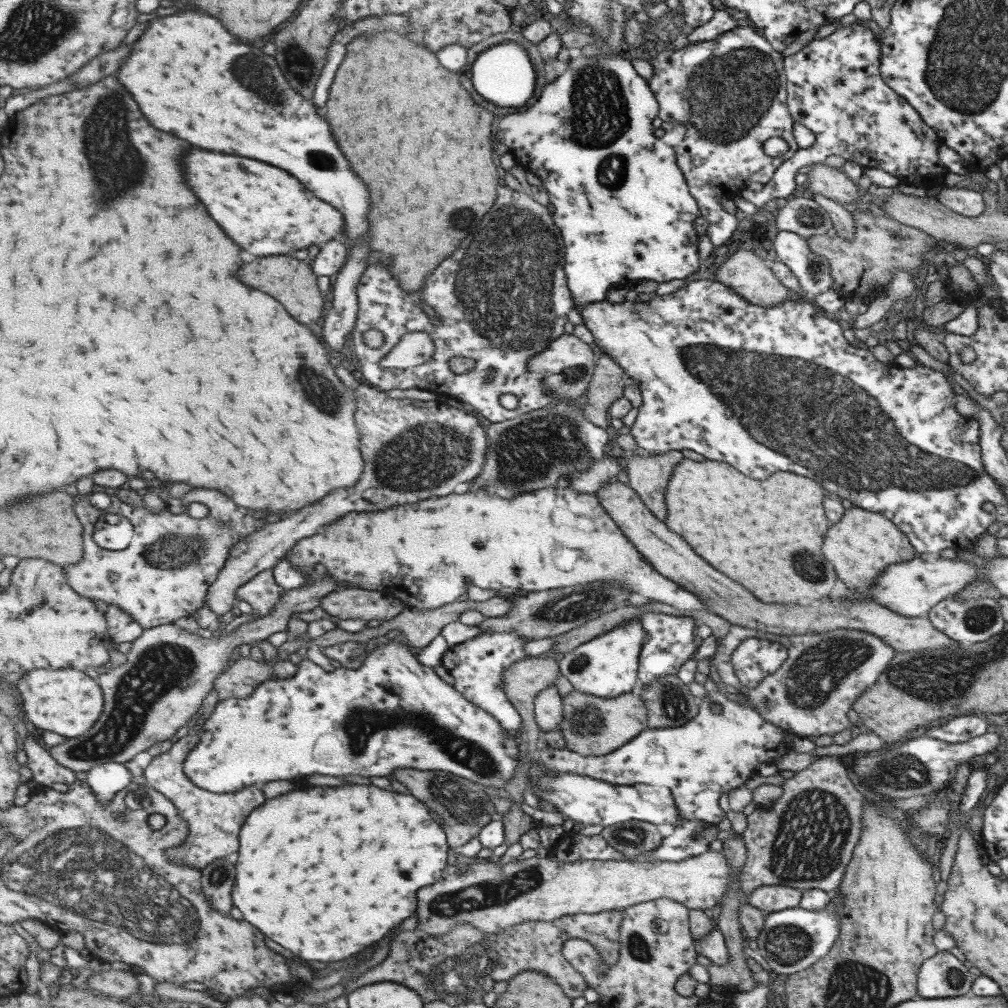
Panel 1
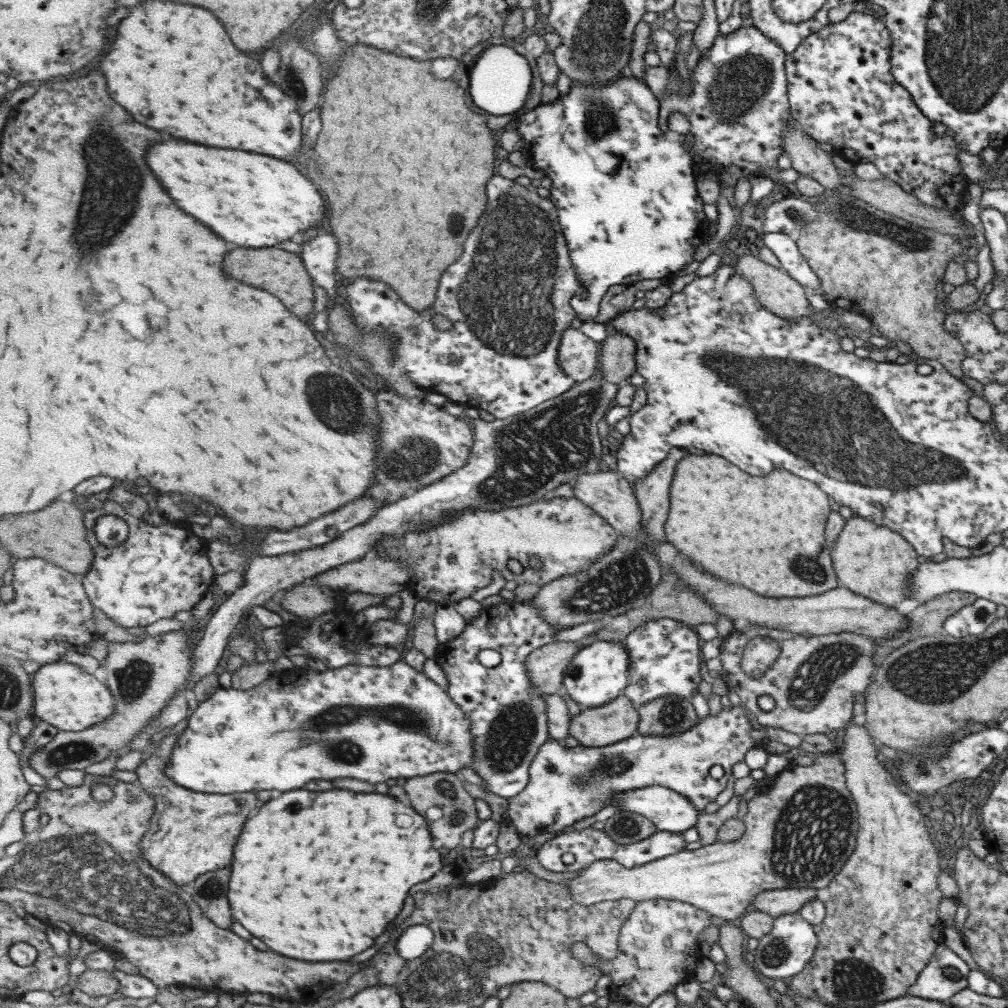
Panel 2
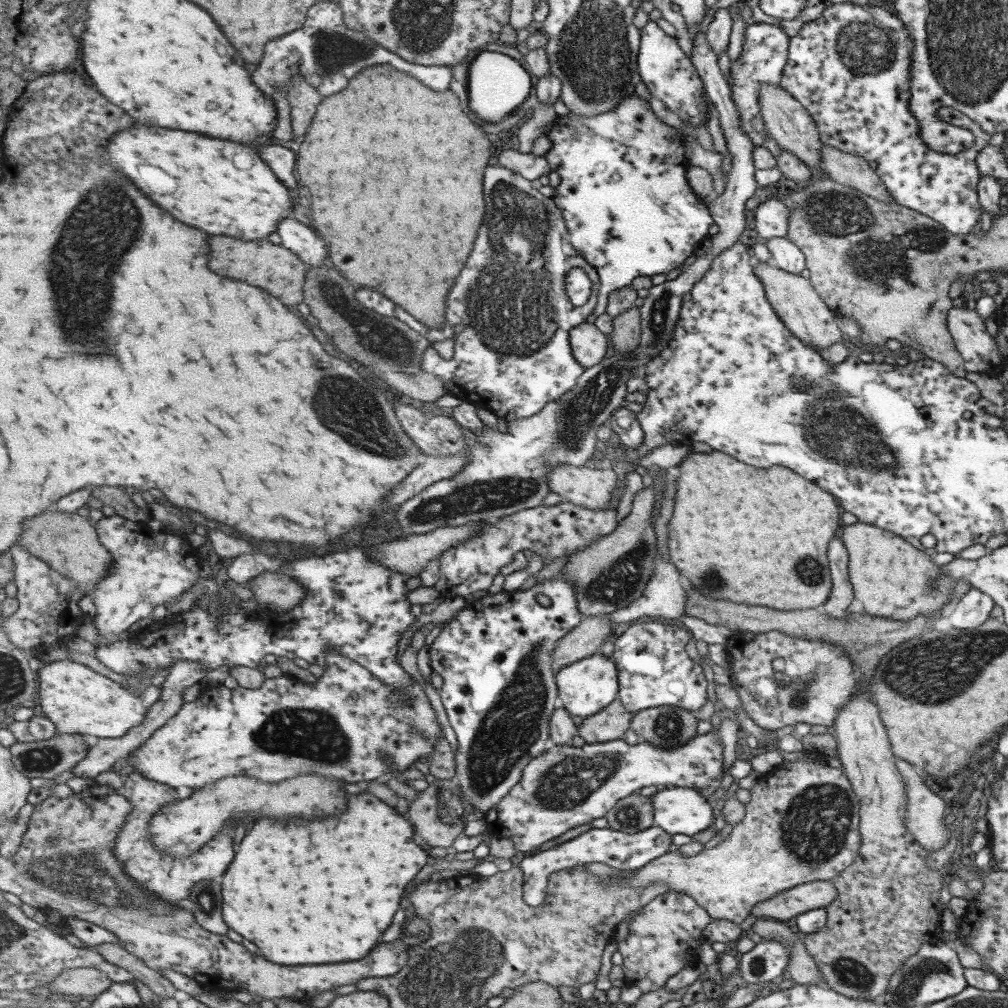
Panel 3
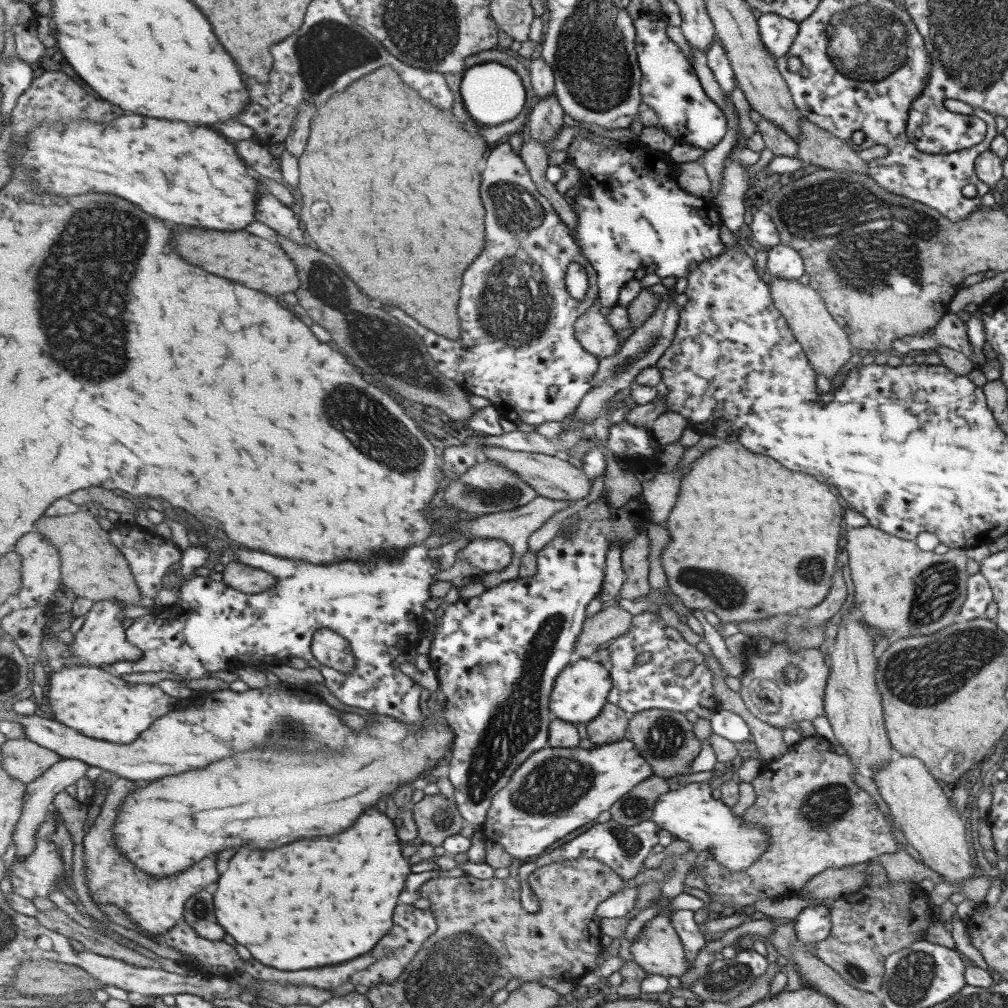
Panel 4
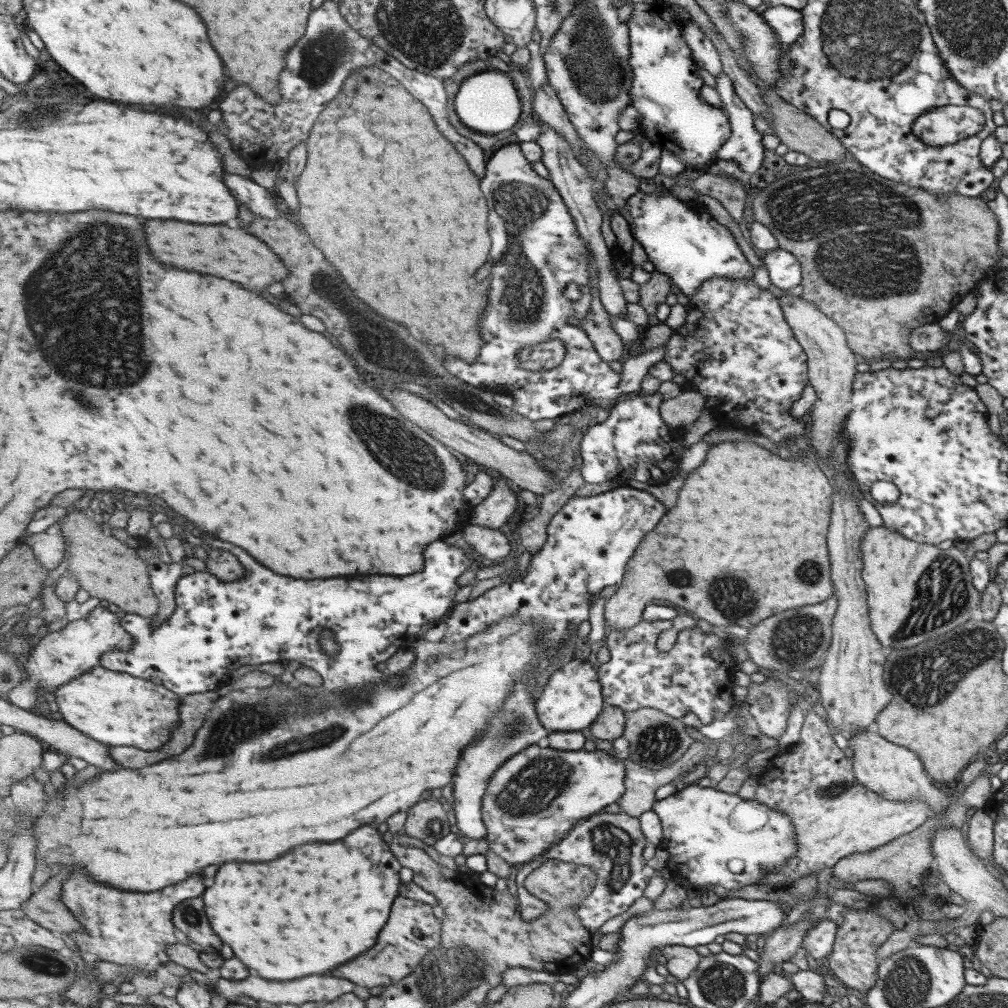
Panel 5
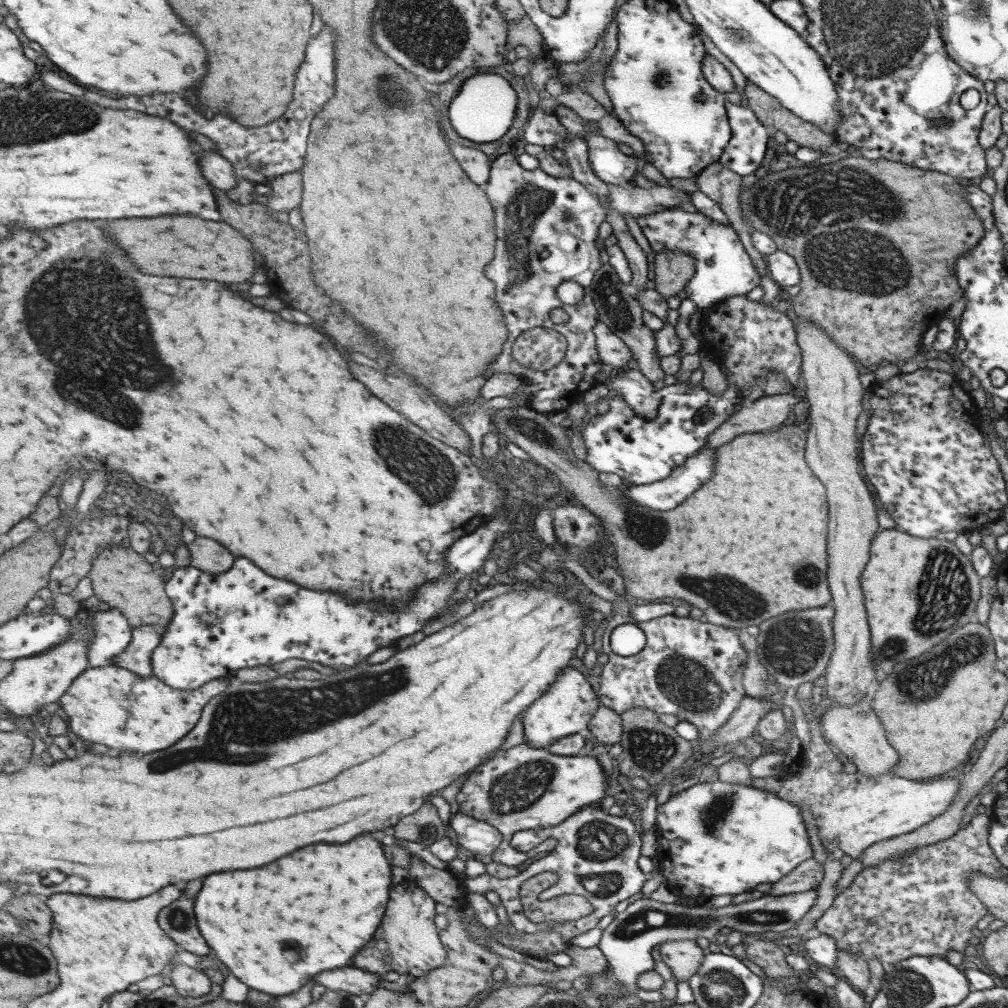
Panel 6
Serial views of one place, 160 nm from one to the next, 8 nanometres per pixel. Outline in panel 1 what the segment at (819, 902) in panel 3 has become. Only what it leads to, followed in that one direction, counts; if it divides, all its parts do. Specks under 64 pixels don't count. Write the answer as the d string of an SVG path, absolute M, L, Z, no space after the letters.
M759 886L746 898L746 904L763 911L765 914L798 907L801 889L786 886Z

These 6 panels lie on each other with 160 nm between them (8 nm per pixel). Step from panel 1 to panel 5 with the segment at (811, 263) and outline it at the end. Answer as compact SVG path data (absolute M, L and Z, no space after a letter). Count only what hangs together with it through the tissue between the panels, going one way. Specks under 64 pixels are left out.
M779 248L766 251L760 258L762 267L768 272L771 284L789 291L801 282L800 264L797 259L786 250Z

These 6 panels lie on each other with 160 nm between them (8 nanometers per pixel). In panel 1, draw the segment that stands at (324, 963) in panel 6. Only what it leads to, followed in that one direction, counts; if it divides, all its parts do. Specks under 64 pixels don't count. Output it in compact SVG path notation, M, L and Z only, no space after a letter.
M345 784L339 788L305 788L305 790L295 790L289 794L283 794L279 798L273 798L265 806L257 808L251 816L249 822L245 824L241 832L241 854L237 862L237 882L233 890L233 900L235 906L245 914L245 920L255 924L261 932L265 932L269 938L291 950L303 960L319 960L319 962L339 962L345 960L353 954L359 954L367 946L383 940L389 930L405 922L417 912L417 894L421 888L431 886L441 880L443 870L447 867L449 858L448 834L445 826L440 820L431 818L431 810L423 802L419 802L415 796L399 794L399 792L389 792L377 786L361 786L361 784Z

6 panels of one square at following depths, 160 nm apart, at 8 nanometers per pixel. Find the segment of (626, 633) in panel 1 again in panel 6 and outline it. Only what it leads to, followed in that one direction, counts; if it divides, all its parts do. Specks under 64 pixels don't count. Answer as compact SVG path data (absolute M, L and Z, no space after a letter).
M569 666L548 688L547 693L543 694L539 700L532 702L526 710L523 726L527 743L545 749L562 738L571 737L577 733L585 734L589 731L589 723L595 713L603 705L600 699L581 670Z

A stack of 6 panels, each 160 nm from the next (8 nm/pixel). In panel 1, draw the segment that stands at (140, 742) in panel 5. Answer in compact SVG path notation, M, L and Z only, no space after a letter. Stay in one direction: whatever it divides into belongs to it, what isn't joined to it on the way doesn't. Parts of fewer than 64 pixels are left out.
M33 670L16 683L26 718L43 731L75 738L88 733L104 713L105 698L93 676L79 670Z

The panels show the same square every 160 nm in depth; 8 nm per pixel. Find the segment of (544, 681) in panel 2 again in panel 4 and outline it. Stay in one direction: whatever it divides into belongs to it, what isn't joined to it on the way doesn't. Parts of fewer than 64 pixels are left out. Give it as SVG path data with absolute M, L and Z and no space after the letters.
M619 606L607 607L599 614L588 618L584 632L576 642L576 658L592 658L605 642L629 632L634 621L631 612Z

